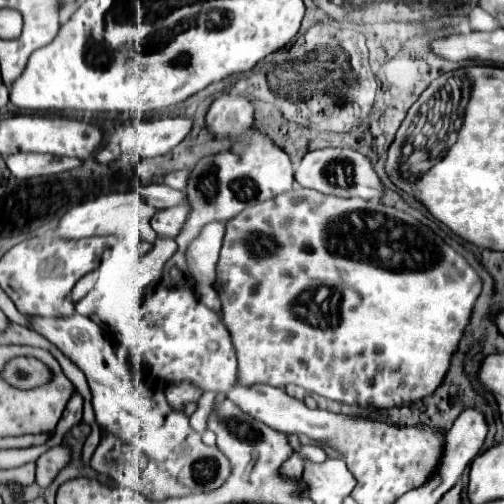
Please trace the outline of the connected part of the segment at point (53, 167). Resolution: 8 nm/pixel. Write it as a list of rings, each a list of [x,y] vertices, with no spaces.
[[[12,154],[6,158],[6,166],[14,178],[26,180],[36,176],[50,176],[58,172],[72,170],[80,164],[74,158],[54,158],[46,154]]]

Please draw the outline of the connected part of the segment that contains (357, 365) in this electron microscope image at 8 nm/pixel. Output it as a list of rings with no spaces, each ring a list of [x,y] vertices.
[[[294,188],[272,200],[260,202],[252,208],[246,208],[246,212],[240,212],[234,220],[226,224],[226,236],[216,266],[218,276],[214,288],[222,300],[224,324],[236,346],[240,370],[238,374],[242,384],[268,384],[278,388],[296,384],[306,388],[308,392],[360,408],[394,408],[432,394],[440,386],[450,366],[450,356],[456,350],[456,344],[470,320],[472,304],[476,302],[482,290],[478,274],[454,248],[450,248],[428,226],[424,226],[410,214],[400,212],[396,208],[388,208],[378,200],[334,198],[308,189],[312,188]]]

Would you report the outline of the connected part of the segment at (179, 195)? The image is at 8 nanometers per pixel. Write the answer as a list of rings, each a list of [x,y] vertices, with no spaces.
[[[150,184],[150,186],[144,186],[140,190],[140,194],[144,196],[144,200],[154,206],[156,210],[162,210],[162,208],[170,208],[170,206],[176,206],[176,204],[182,204],[184,202],[184,192],[180,190],[172,190],[164,184]]]

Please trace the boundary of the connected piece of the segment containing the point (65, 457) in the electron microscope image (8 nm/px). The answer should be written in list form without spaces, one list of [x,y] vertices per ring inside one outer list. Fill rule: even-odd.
[[[56,446],[52,450],[48,450],[46,454],[42,454],[36,462],[36,484],[42,488],[48,488],[52,484],[52,480],[56,478],[56,474],[68,464],[70,460],[70,450],[64,446]]]

